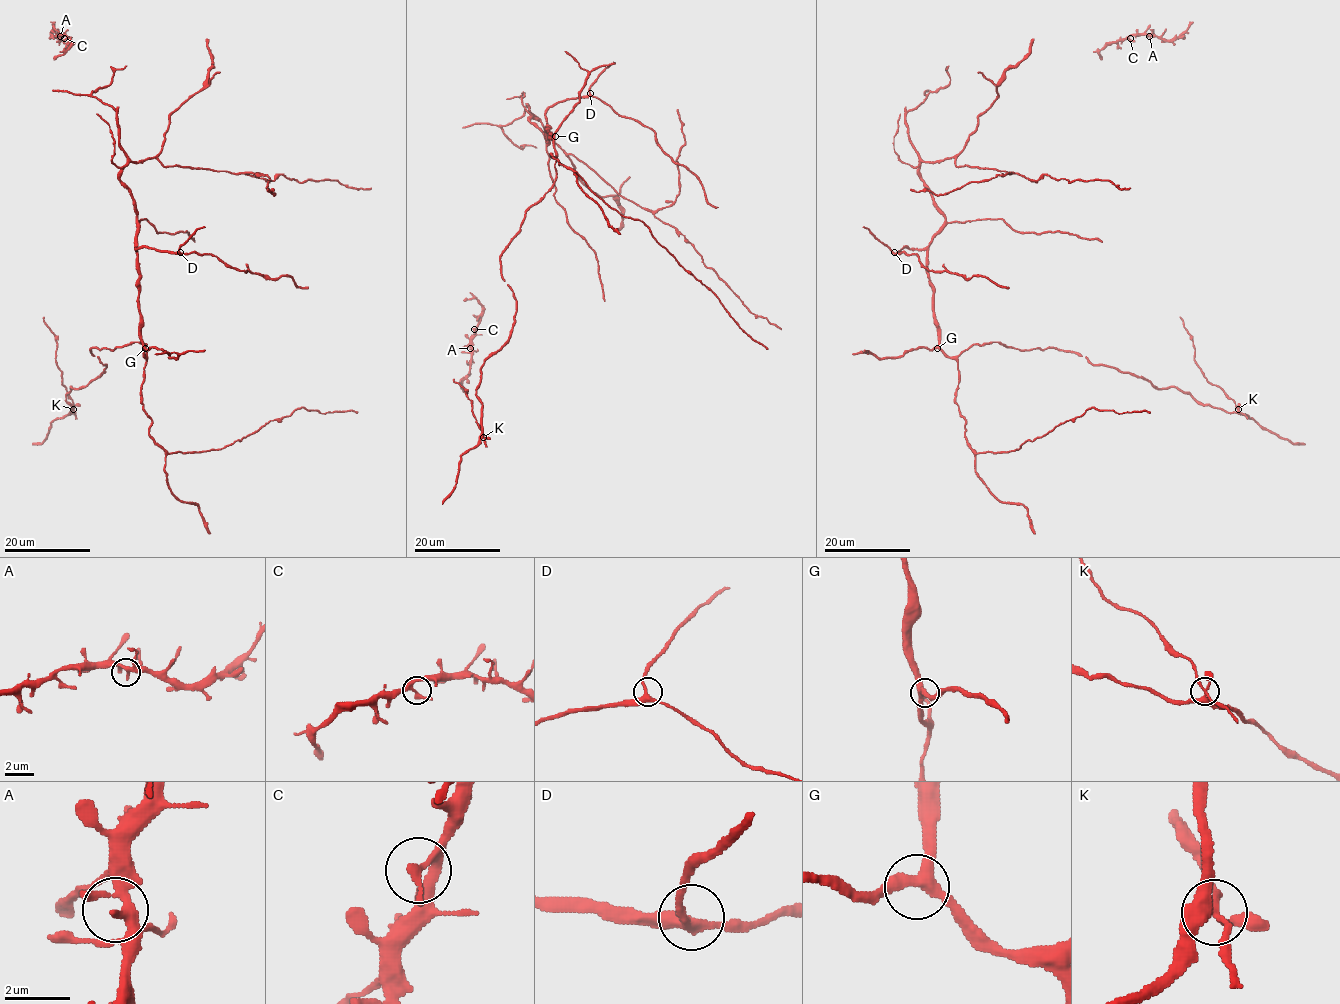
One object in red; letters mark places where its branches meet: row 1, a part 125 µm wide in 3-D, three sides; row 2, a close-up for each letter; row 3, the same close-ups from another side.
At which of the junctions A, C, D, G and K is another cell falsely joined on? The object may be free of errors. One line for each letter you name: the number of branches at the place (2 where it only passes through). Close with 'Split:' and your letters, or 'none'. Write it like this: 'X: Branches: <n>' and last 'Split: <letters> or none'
K: Branches: 5
Split: K

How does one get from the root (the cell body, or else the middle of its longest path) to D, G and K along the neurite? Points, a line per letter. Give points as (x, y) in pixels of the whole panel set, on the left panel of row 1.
D: (137, 262), (135, 249), (143, 247), (180, 252)
G: (137, 262), (139, 339), (145, 348)
K: (137, 262), (146, 356), (137, 342), (92, 348), (106, 367), (71, 387), (73, 410)

